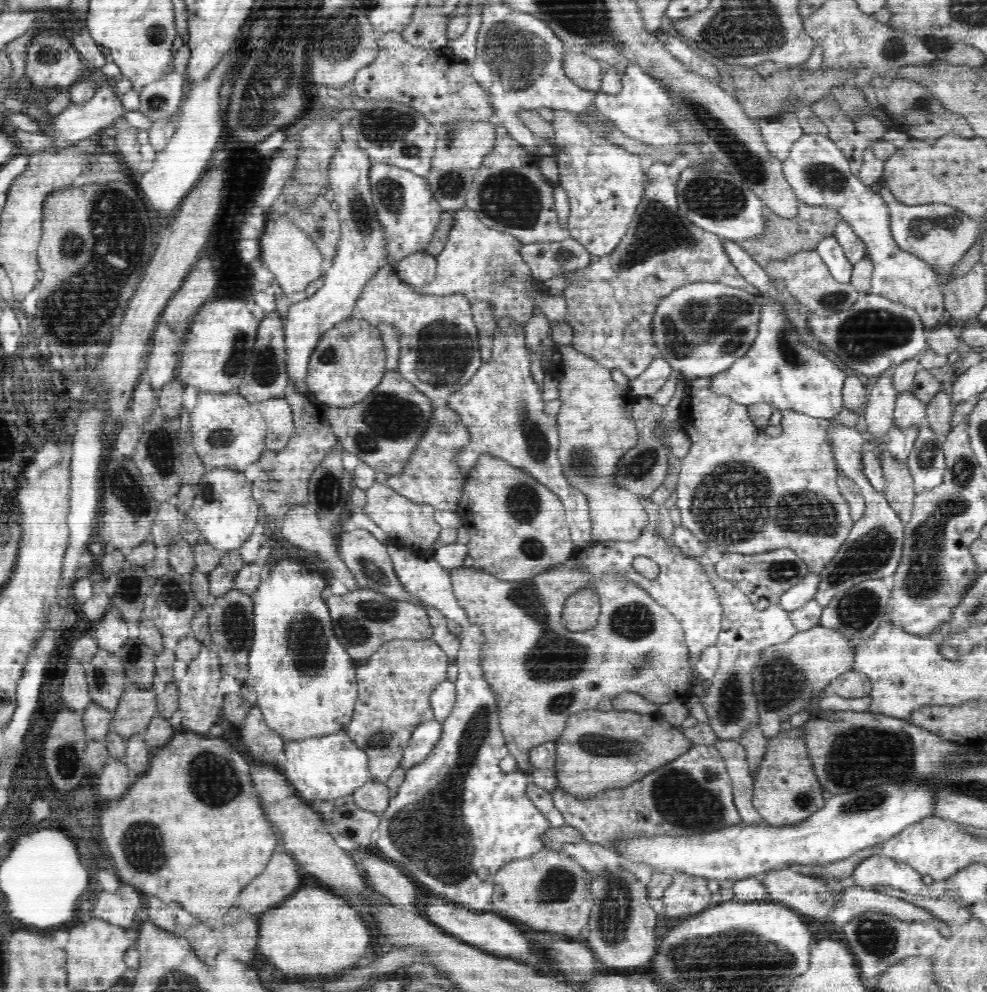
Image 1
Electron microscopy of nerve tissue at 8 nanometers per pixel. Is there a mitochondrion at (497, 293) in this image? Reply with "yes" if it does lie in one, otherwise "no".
no

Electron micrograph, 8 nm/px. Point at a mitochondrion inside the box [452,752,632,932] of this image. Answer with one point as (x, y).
(559, 884)

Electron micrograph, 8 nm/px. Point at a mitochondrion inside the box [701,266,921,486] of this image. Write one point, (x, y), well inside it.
(863, 336)

